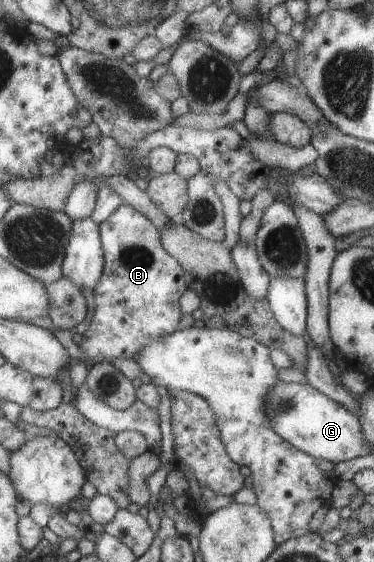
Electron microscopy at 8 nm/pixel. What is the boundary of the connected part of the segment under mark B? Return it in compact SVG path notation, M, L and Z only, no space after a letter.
M123 204L115 213L100 223L100 232L106 266L93 291L95 307L89 329L82 337L75 337L82 357L91 368L101 362L107 362L107 359L111 357L135 361L153 340L159 340L176 332L179 317L182 315L177 300L187 289L184 270L180 262L165 249L162 231L152 218L147 217L143 212L132 205Z

